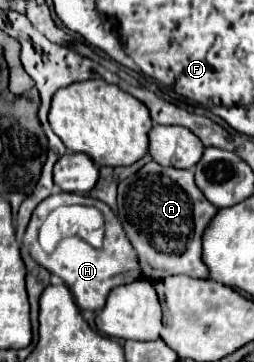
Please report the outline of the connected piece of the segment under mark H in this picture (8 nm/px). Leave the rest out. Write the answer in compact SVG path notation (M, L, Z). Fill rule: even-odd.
M53 193L51 197L43 199L33 215L31 215L31 221L27 225L27 231L25 231L25 239L23 239L25 247L29 249L31 257L41 265L45 267L49 273L55 273L59 275L67 287L71 289L73 297L75 297L75 303L79 309L101 309L105 305L105 299L109 295L111 289L119 287L119 285L125 285L125 283L131 283L131 281L137 281L141 277L141 271L137 271L137 255L119 223L119 219L113 215L113 211L97 201L97 199L91 199L89 195L77 195L77 193ZM73 203L79 203L79 205L89 205L89 207L99 207L99 211L105 215L105 237L103 237L103 247L95 249L91 247L89 243L83 241L81 237L73 235L73 237L65 237L61 239L53 251L43 251L37 243L37 231L41 227L41 223L45 221L45 217L57 209L59 205L73 205Z

